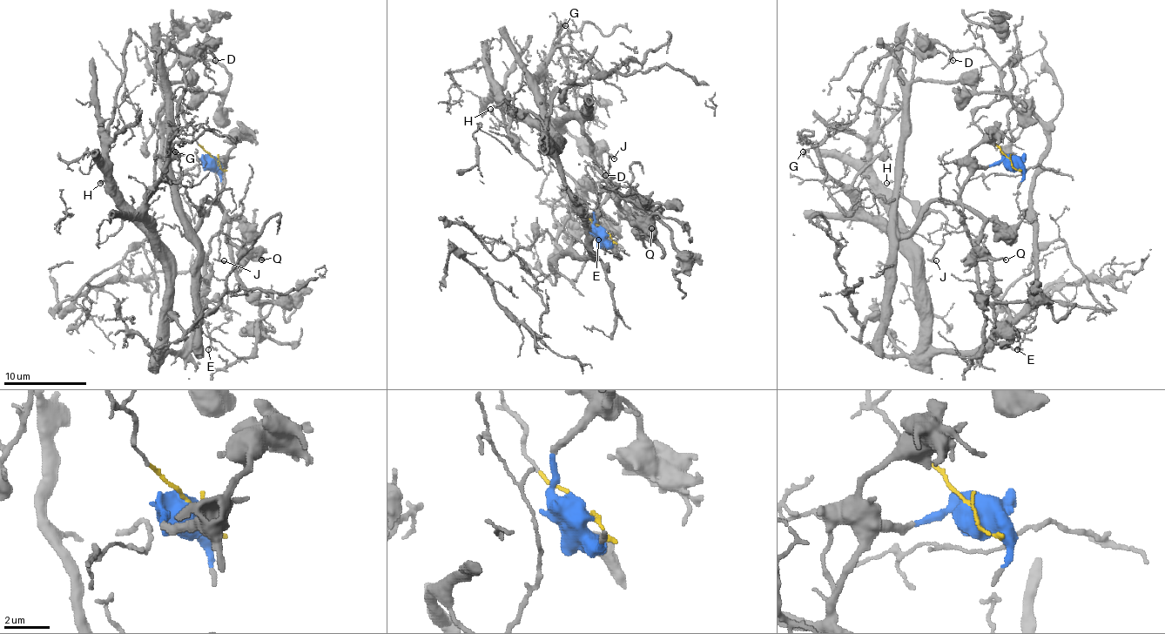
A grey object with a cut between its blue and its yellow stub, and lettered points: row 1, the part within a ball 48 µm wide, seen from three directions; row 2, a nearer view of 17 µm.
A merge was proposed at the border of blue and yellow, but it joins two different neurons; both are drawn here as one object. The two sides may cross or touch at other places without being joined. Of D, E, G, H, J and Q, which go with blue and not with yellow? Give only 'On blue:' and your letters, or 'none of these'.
On blue: D, Q

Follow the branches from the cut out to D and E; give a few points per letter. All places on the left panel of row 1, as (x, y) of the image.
D: (213, 162), (203, 164), (222, 191), (191, 234), (158, 46), (210, 42), (216, 61)
E: (213, 160), (171, 96), (162, 111), (162, 171), (203, 266), (207, 350)

